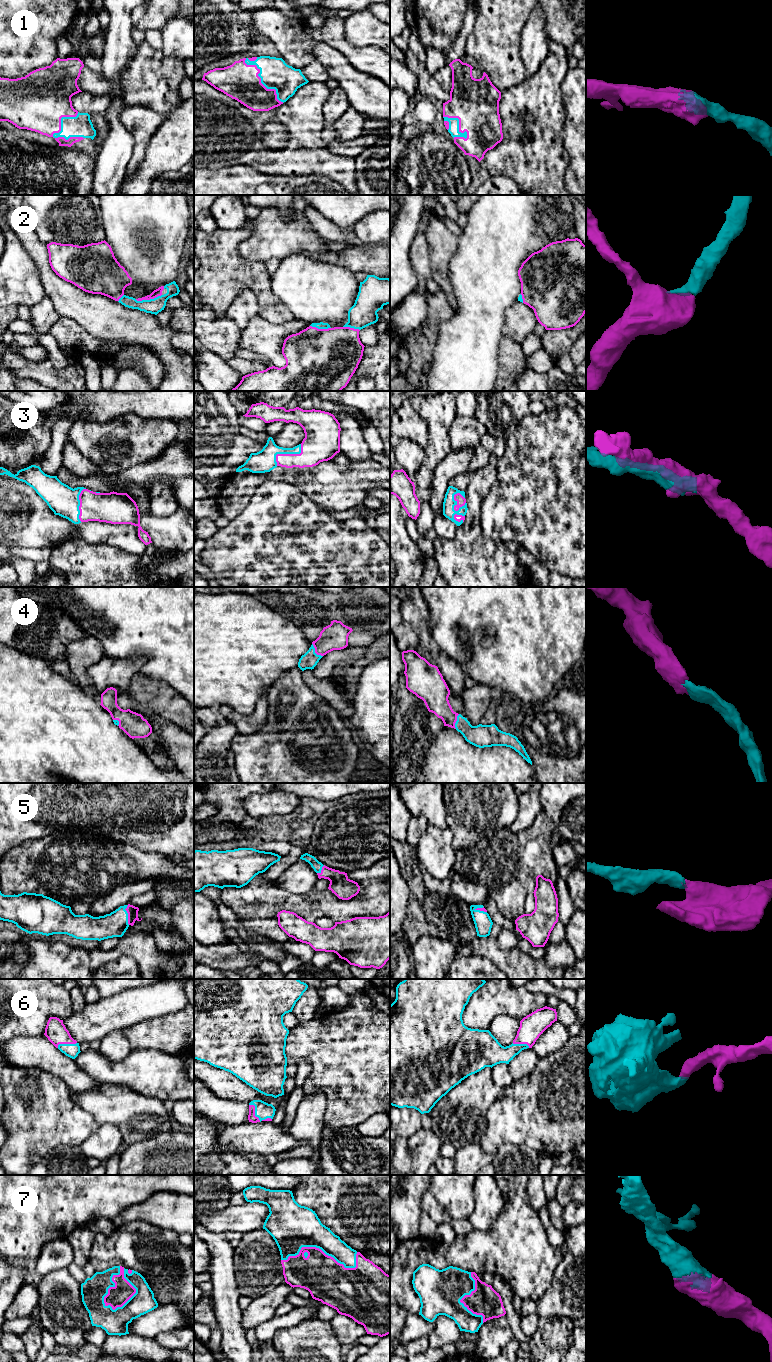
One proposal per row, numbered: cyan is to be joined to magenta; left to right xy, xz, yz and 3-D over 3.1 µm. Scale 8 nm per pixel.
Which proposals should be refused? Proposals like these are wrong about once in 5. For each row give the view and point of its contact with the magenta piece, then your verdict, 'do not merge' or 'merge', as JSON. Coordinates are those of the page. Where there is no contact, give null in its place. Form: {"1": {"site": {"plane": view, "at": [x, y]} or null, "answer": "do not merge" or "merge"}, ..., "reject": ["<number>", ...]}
{"1": {"site": {"plane": "xz", "at": [260, 81]}, "answer": "merge"}, "2": {"site": {"plane": "xy", "at": [148, 299]}, "answer": "merge"}, "3": {"site": {"plane": "xz", "at": [287, 454]}, "answer": "merge"}, "4": {"site": {"plane": "xz", "at": [315, 651]}, "answer": "merge"}, "5": {"site": {"plane": "xy", "at": [128, 915]}, "answer": "merge"}, "6": {"site": {"plane": "xz", "at": [255, 1116]}, "answer": "merge"}, "7": {"site": {"plane": "xy", "at": [110, 1287]}, "answer": "merge"}, "reject": []}

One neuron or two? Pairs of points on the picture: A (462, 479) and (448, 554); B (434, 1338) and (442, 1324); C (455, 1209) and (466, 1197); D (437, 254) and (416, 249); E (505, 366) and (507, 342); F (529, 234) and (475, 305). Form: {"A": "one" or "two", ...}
{"A": "two", "B": "one", "C": "one", "D": "two", "E": "one", "F": "one"}

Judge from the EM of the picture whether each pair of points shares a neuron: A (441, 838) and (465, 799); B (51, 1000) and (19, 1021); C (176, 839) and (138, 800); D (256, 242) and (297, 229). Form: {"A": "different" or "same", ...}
{"A": "different", "B": "same", "C": "same", "D": "same"}

